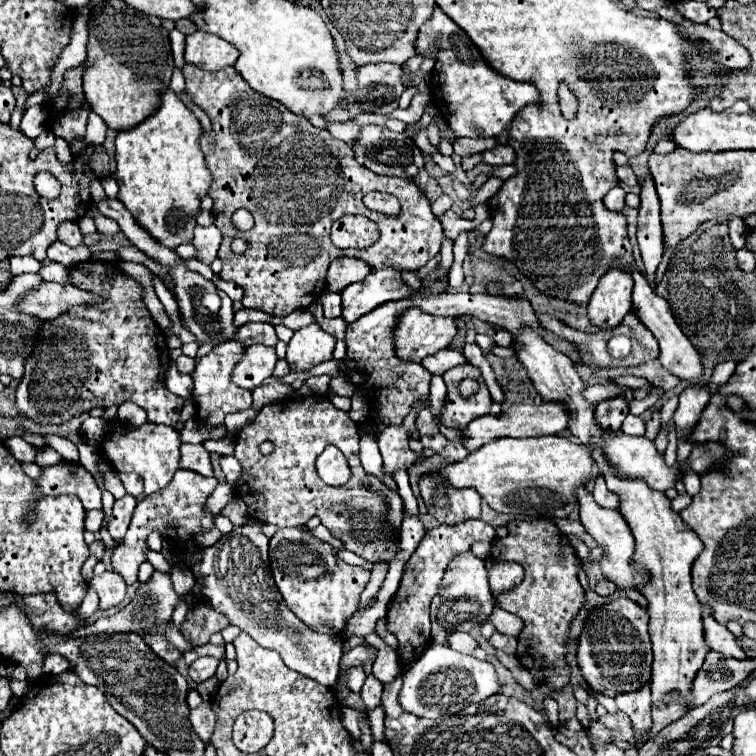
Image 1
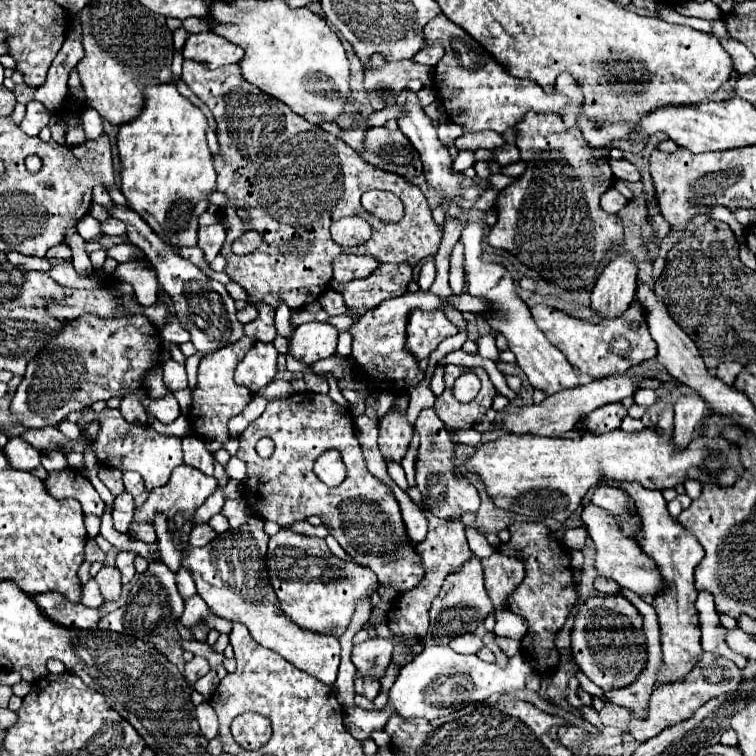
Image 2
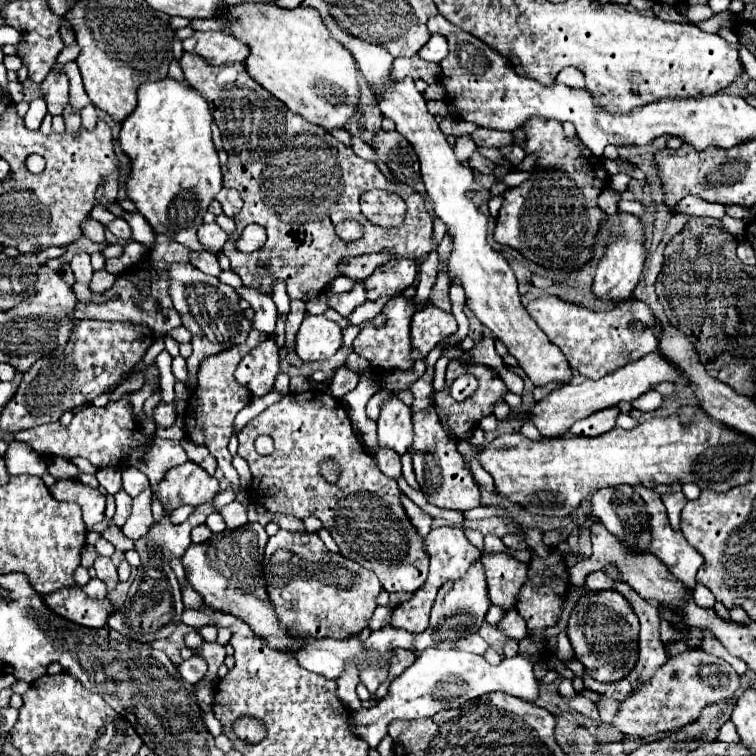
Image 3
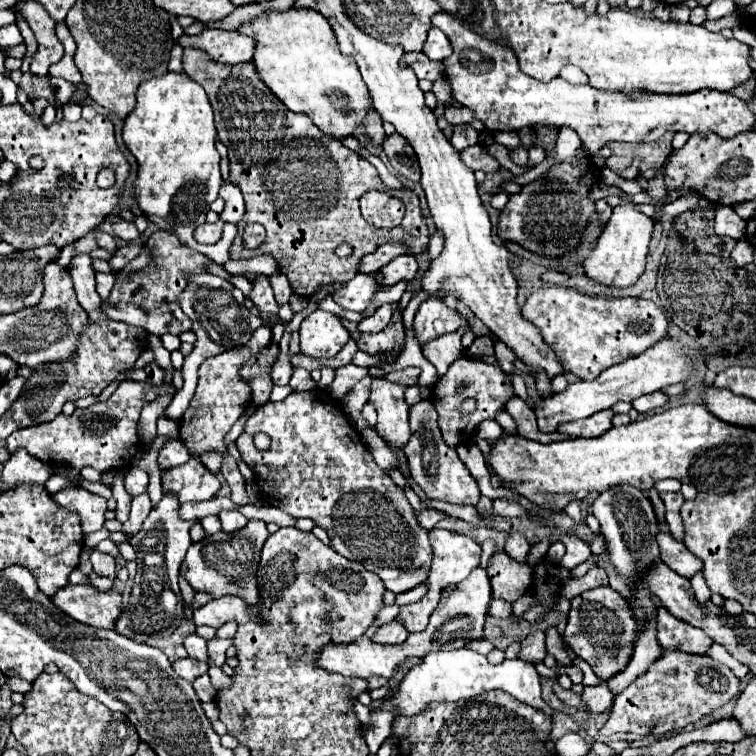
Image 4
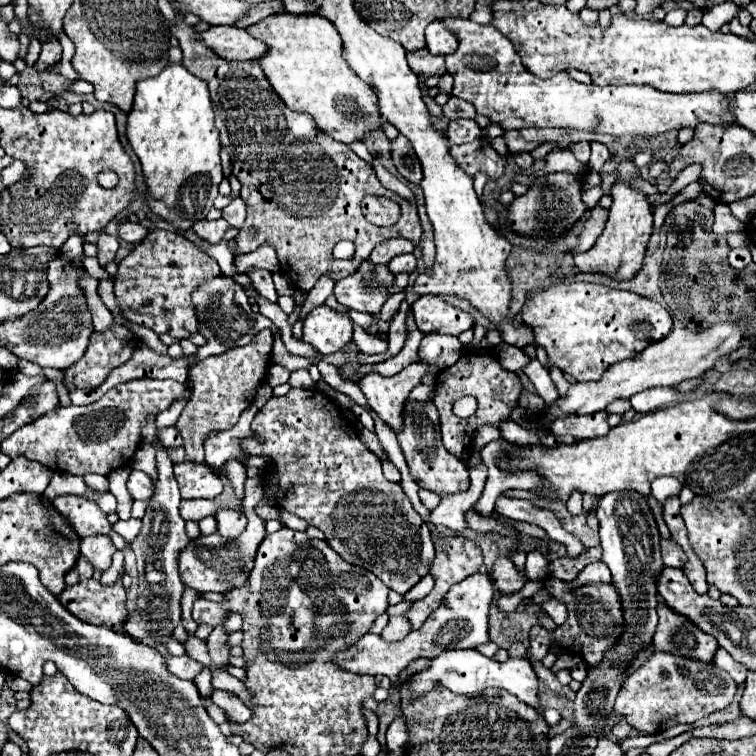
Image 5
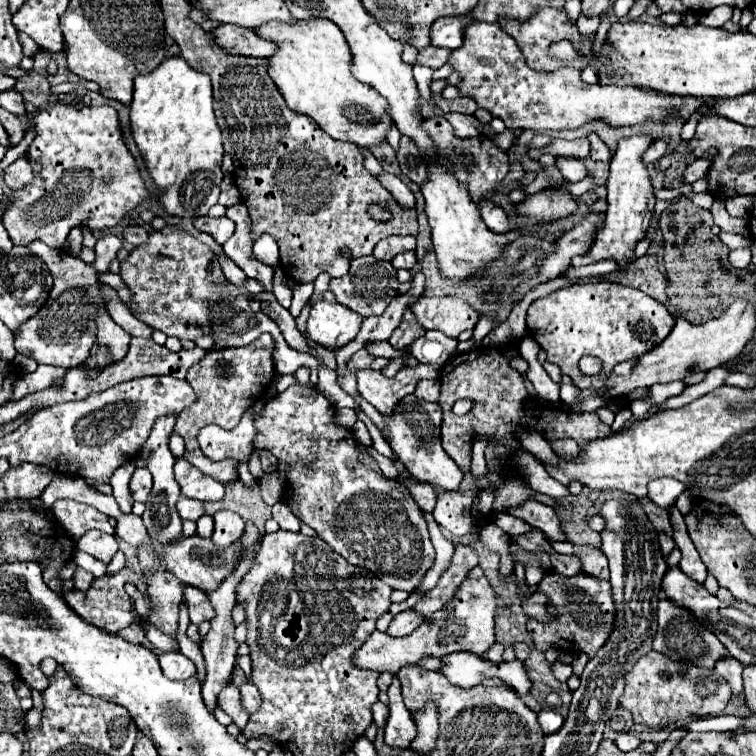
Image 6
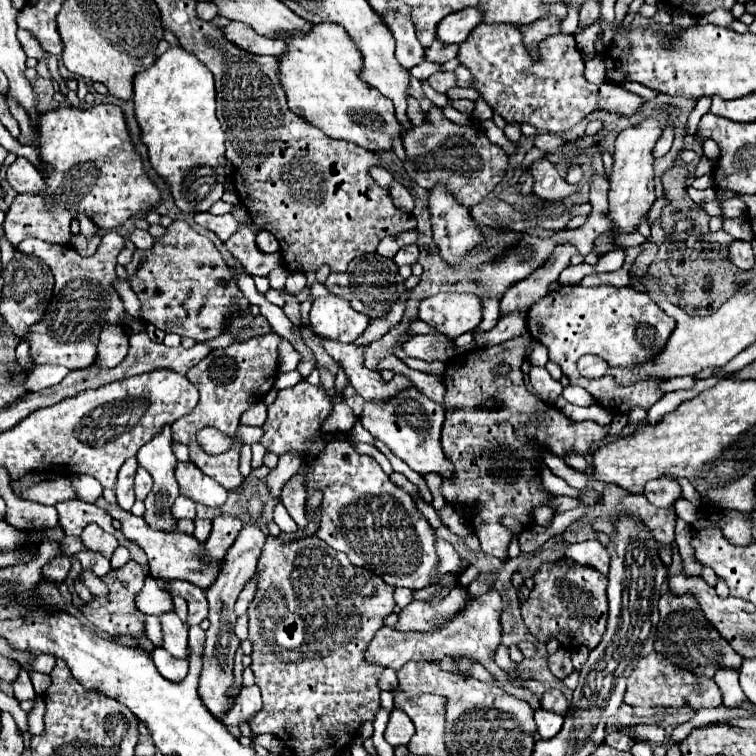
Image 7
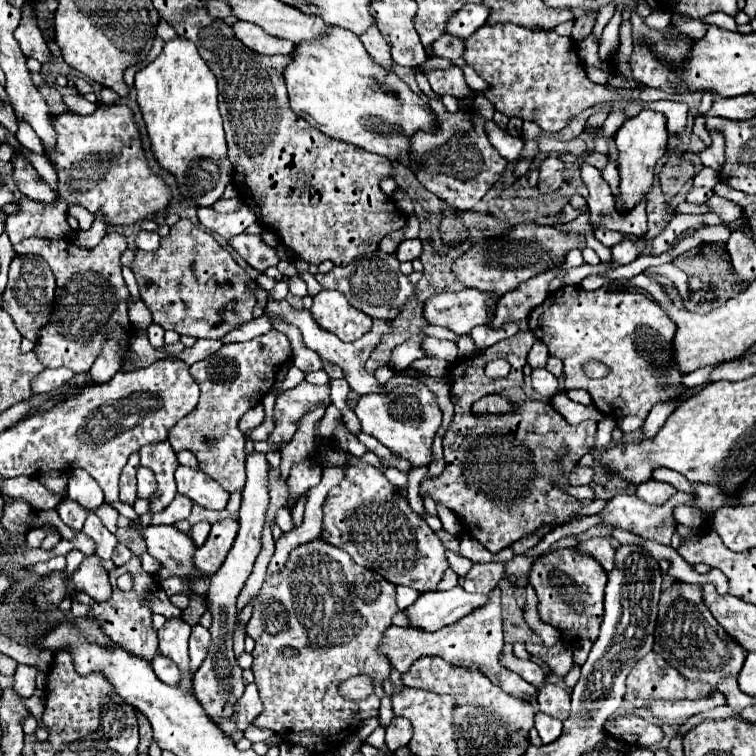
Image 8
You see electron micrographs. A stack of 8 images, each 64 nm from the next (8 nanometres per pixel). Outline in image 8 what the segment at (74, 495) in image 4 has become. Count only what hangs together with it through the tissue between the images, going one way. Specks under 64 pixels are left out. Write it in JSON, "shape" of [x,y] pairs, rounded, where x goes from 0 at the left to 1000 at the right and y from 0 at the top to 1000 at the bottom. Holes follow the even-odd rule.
{"shape":[[[87,659],[85,664],[79,664],[79,669],[74,669],[74,675],[77,675],[82,690],[85,690],[90,698],[95,698],[95,701],[101,701],[101,704],[108,701],[111,688],[114,688],[114,683],[116,683],[116,675],[111,675],[103,664],[95,664],[93,659]],[[143,667],[132,669],[132,675],[127,675],[127,680],[130,680],[130,685],[138,690],[138,696],[151,706],[151,704],[153,704],[153,688],[156,688],[159,680],[156,680],[148,669],[143,669]]]}

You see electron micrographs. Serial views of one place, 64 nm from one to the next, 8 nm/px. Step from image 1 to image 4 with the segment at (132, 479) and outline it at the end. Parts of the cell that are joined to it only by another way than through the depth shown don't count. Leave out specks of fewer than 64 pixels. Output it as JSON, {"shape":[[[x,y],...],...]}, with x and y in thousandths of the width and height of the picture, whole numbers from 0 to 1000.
{"shape":[[[169,619],[164,624],[164,643],[167,643],[172,656],[190,653],[193,646],[196,646],[196,627],[185,619]]]}

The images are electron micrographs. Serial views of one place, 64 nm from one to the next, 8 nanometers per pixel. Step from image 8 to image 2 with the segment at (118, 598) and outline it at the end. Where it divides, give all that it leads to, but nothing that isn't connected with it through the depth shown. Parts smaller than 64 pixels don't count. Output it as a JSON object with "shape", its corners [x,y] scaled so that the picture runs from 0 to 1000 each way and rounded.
{"shape":[[[58,783],[42,788],[48,802],[69,817],[69,823],[79,823],[82,828],[95,828],[95,831],[124,831],[127,823],[132,820],[132,807],[119,807],[108,796],[95,799],[77,783]]]}

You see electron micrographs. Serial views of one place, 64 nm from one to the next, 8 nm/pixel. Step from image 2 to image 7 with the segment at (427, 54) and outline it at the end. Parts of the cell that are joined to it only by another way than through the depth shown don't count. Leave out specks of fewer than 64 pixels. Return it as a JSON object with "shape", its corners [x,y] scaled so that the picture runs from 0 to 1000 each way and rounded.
{"shape":[[[614,11],[582,29],[582,37],[577,37],[577,50],[587,58],[611,58],[632,29],[638,29],[638,16],[632,11]]]}

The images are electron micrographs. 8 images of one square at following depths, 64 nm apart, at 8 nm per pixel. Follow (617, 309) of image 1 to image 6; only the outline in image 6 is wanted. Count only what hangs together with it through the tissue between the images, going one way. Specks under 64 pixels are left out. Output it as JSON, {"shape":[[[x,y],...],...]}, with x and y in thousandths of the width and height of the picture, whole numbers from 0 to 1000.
{"shape":[[[849,177],[823,185],[817,190],[817,198],[807,214],[807,235],[802,241],[804,278],[802,278],[799,302],[791,307],[778,336],[757,341],[757,352],[775,352],[775,349],[786,349],[786,347],[807,341],[817,347],[820,357],[828,357],[828,352],[836,347],[841,323],[854,312],[860,302],[860,291],[862,291],[862,280],[868,270],[868,262],[862,257],[862,241],[849,214],[849,204],[854,201],[857,193],[860,193],[860,183]]]}

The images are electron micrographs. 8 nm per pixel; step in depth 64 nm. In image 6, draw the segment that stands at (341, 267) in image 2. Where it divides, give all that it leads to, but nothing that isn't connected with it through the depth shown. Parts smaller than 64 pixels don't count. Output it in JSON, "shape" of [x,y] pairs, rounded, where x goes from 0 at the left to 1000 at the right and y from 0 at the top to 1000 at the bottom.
{"shape":[[[519,312],[513,317],[505,317],[497,328],[495,328],[495,341],[503,344],[519,344],[524,336],[537,333],[537,331],[548,331],[550,325],[550,315],[548,312]]]}

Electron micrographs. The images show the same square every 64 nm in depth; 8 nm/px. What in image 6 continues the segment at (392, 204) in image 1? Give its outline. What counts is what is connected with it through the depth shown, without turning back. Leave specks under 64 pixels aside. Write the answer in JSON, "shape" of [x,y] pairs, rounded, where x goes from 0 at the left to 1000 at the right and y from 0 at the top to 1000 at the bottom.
{"shape":[[[503,270],[487,272],[487,283],[489,283],[495,291],[500,291],[500,294],[511,294],[511,291],[516,291],[516,288],[519,288],[519,280],[516,280],[513,275],[503,272]]]}

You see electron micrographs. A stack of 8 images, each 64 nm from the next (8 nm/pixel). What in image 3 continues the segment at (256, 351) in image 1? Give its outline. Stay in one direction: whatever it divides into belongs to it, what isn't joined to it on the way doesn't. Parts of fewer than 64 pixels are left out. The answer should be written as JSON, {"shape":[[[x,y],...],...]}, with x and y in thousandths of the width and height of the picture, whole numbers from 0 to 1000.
{"shape":[[[361,447],[347,452],[323,471],[317,484],[312,487],[312,503],[323,508],[336,524],[354,521],[369,492],[369,464]]]}

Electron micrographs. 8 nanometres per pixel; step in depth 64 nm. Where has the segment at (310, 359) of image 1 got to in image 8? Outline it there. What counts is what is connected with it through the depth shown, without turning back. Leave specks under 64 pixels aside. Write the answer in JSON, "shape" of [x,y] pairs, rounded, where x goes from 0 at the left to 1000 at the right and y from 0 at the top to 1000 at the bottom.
{"shape":[[[426,384],[418,389],[410,415],[423,434],[444,442],[455,452],[468,452],[492,434],[492,421],[471,410],[455,389],[444,384]]]}

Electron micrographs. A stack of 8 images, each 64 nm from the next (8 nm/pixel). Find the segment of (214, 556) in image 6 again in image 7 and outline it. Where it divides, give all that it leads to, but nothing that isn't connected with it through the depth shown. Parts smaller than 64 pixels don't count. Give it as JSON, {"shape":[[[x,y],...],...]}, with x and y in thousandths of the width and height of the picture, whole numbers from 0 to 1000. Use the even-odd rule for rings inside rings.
{"shape":[[[82,630],[82,632],[61,635],[61,638],[53,638],[53,640],[42,643],[37,648],[34,659],[42,661],[42,664],[71,669],[71,667],[77,667],[82,661],[101,661],[101,648],[95,648],[93,632]],[[132,656],[132,664],[124,664],[130,669],[135,669],[138,675],[143,675],[148,680],[148,685],[160,690],[160,704],[164,710],[177,720],[183,720],[193,735],[196,735],[196,746],[198,746],[198,762],[201,765],[220,765],[220,767],[246,767],[251,772],[265,775],[267,780],[272,780],[280,767],[286,767],[286,759],[291,759],[291,749],[296,746],[296,741],[280,746],[275,743],[275,735],[270,733],[270,720],[262,717],[257,709],[249,706],[238,706],[238,704],[206,704],[201,701],[192,690],[189,684],[181,684],[176,688],[176,680],[172,676],[161,675],[156,669],[146,669],[138,656]]]}

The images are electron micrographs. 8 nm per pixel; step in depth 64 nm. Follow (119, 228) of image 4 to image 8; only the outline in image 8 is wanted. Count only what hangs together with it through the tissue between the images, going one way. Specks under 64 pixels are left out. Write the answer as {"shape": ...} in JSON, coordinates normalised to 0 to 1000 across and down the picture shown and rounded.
{"shape":[[[185,304],[180,312],[180,325],[185,331],[206,331],[212,325],[212,312],[206,307],[190,307]]]}

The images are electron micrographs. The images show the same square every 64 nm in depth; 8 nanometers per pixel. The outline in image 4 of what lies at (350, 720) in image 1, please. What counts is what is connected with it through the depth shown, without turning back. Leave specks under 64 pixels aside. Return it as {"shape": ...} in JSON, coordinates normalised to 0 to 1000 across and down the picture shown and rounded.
{"shape":[[[608,857],[608,860],[595,860],[595,862],[571,862],[563,865],[556,878],[550,878],[529,902],[524,918],[519,926],[511,926],[503,937],[497,937],[489,947],[489,958],[481,960],[481,979],[489,989],[489,997],[500,995],[500,984],[505,984],[516,968],[519,968],[519,952],[521,952],[521,939],[529,947],[550,947],[558,944],[569,929],[606,929],[606,926],[622,926],[627,921],[635,921],[638,915],[646,913],[667,913],[677,918],[683,926],[701,931],[704,937],[714,937],[720,943],[730,948],[733,939],[717,929],[714,923],[714,894],[706,886],[706,878],[693,876],[690,870],[680,873],[667,873],[664,878],[648,878],[643,868],[635,868],[627,860]]]}

